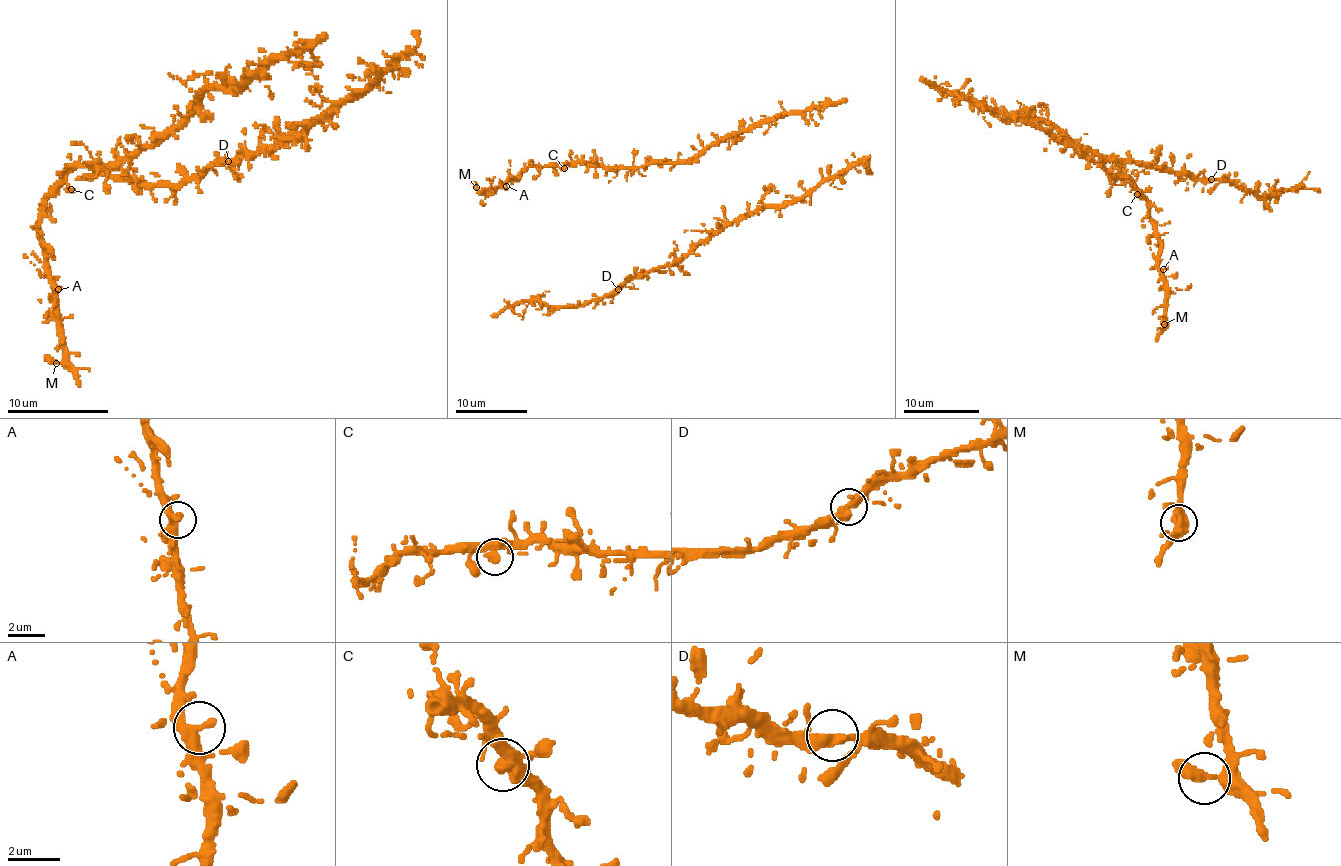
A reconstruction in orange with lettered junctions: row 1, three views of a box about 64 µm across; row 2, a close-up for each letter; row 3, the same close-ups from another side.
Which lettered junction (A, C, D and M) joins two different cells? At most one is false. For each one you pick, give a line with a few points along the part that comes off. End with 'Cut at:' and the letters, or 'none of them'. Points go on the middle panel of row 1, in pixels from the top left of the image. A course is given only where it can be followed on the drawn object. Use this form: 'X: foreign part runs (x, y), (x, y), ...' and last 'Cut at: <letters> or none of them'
Cut at: none of them

